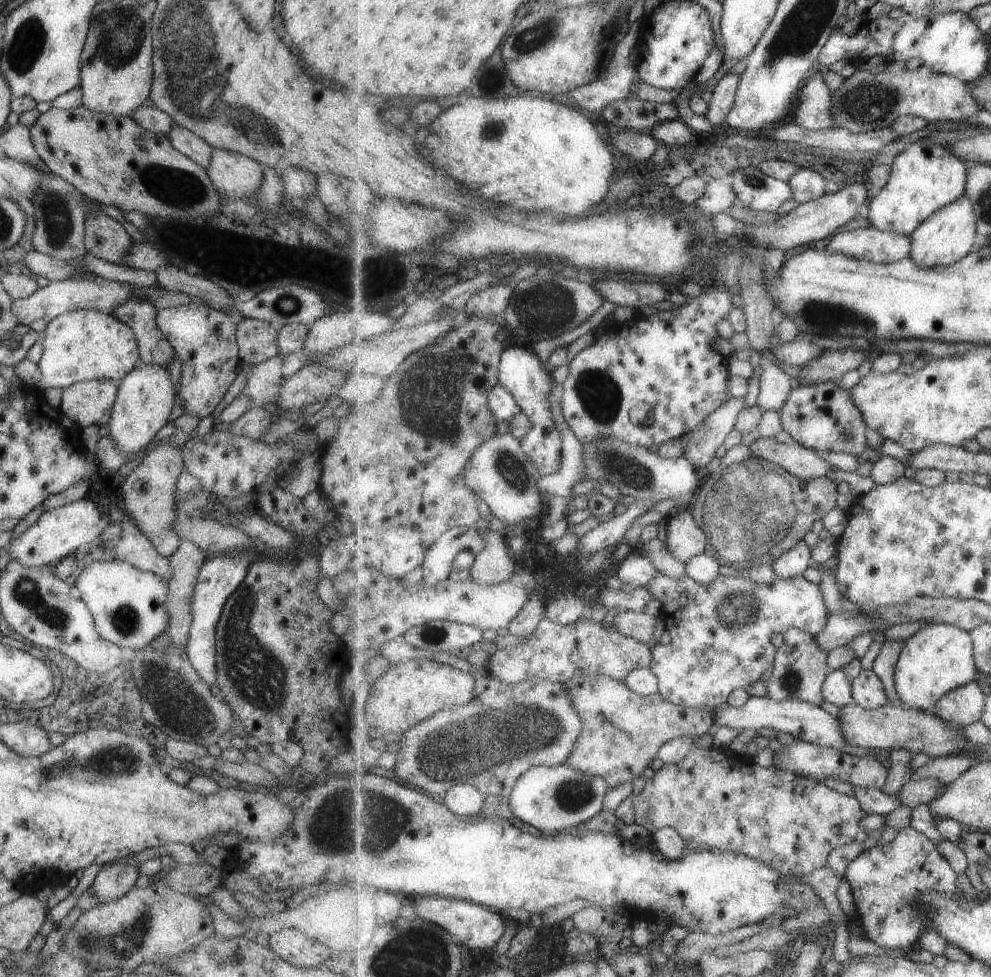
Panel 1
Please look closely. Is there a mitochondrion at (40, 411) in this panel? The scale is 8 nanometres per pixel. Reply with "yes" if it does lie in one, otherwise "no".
no

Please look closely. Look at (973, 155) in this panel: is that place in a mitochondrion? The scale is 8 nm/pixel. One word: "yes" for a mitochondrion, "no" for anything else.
no

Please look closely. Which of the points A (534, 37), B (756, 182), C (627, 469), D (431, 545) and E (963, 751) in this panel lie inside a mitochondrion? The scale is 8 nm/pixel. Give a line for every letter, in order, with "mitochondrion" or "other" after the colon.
A: mitochondrion
B: mitochondrion
C: mitochondrion
D: other
E: other

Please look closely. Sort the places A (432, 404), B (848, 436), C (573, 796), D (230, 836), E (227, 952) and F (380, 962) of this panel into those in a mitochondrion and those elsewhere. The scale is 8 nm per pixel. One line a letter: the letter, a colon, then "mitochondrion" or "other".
A: mitochondrion
B: mitochondrion
C: mitochondrion
D: other
E: other
F: mitochondrion

